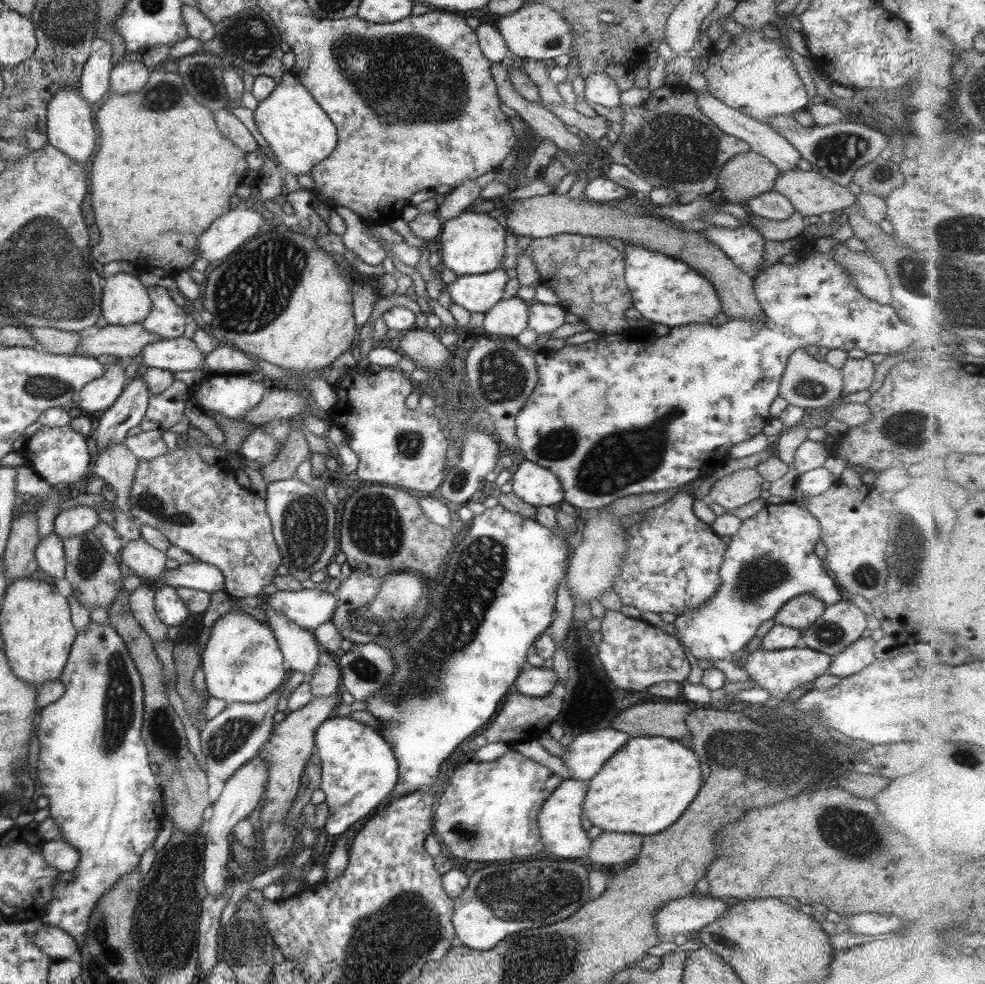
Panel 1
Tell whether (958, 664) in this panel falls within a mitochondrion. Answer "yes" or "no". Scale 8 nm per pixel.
no

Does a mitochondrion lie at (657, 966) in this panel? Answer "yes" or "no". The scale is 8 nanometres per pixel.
no

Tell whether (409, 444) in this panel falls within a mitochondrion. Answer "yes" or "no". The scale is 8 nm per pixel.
yes

